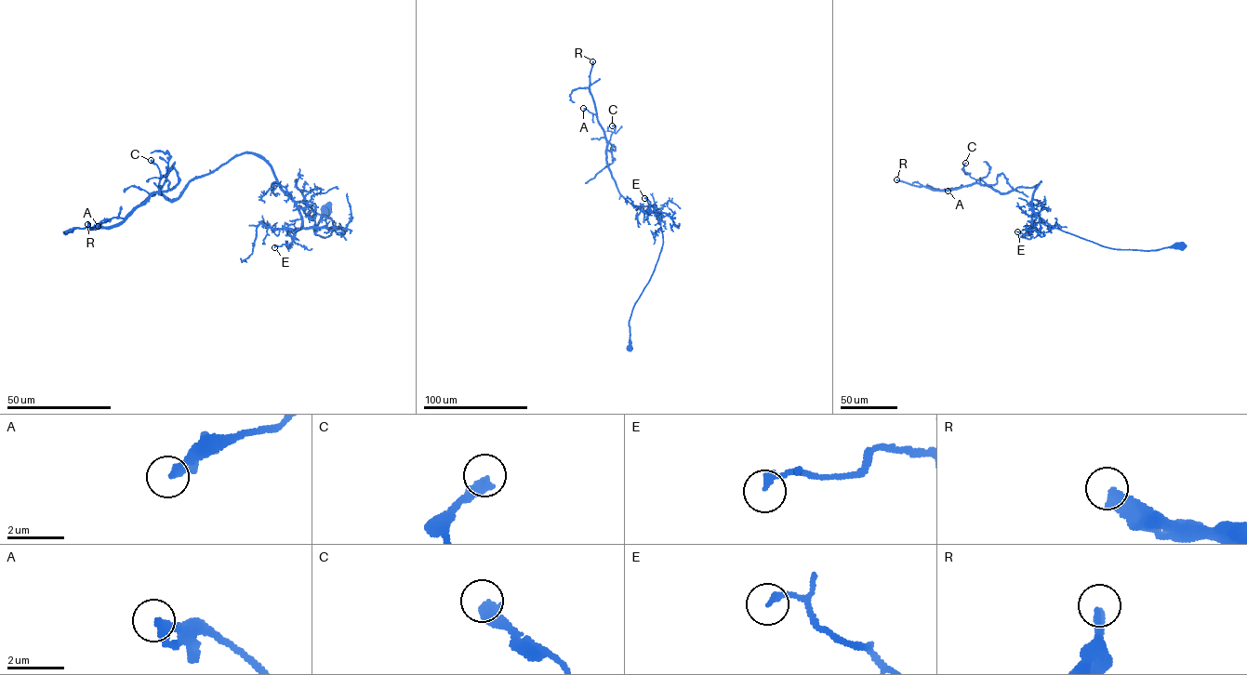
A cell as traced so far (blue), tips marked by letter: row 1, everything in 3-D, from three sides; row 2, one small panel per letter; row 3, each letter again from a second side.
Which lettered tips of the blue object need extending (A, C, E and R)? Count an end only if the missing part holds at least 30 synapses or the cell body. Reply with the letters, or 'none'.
R

